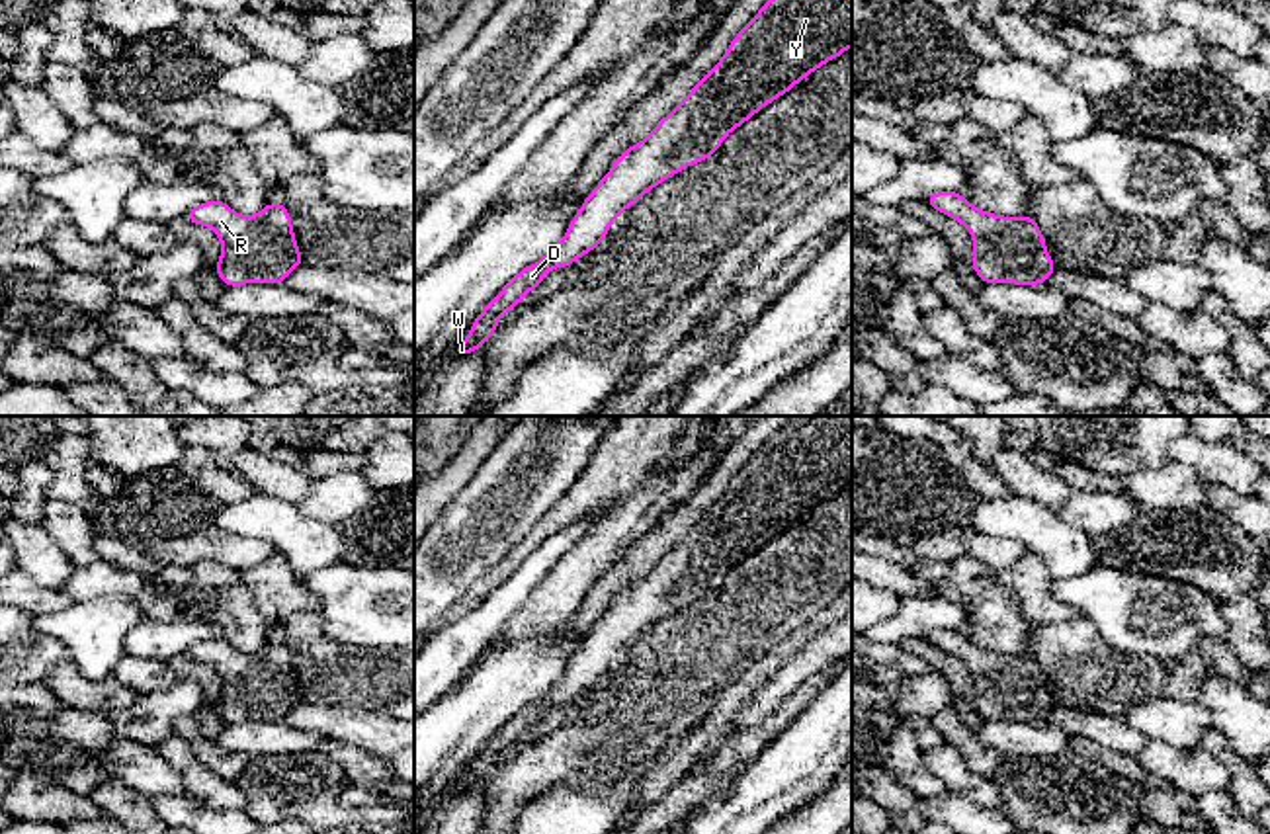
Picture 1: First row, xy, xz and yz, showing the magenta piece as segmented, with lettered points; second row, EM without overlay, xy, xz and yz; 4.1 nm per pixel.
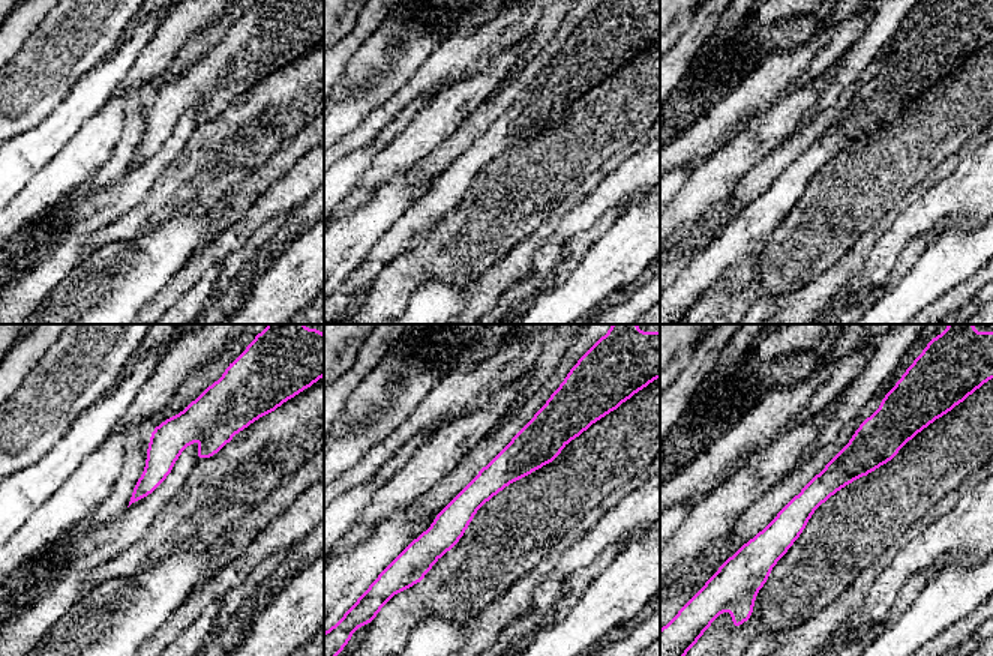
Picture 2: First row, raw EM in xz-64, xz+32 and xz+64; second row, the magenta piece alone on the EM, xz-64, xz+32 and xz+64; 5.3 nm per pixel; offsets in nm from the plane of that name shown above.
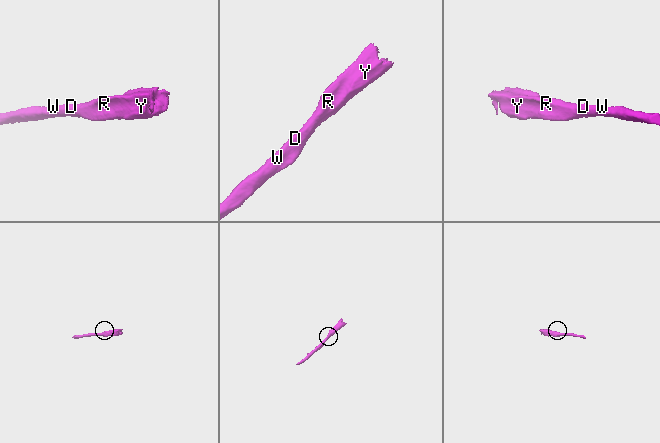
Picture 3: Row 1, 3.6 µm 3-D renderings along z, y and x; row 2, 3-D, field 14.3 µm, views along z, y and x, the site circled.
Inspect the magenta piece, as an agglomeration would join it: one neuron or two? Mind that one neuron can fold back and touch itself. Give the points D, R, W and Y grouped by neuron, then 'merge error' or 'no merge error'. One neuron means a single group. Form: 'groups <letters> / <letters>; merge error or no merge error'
groups D R W Y; no merge error

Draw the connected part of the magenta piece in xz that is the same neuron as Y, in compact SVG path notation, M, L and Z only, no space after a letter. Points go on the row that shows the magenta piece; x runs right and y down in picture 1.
M768 0L760 12L733 37L721 61L692 88L682 104L658 121L637 145L629 146L582 201L563 240L541 262L526 266L473 320L471 332L455 348L455 355L477 352L498 328L498 320L535 289L555 268L567 268L594 250L619 213L635 205L649 189L680 170L715 154L725 137L764 105L789 92L813 70L838 59L852 47L852 0Z

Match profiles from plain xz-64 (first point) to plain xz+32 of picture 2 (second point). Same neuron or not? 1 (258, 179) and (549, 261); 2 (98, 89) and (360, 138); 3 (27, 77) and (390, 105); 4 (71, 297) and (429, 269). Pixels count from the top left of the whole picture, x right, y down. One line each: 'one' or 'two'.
1: two
2: two
3: two
4: two

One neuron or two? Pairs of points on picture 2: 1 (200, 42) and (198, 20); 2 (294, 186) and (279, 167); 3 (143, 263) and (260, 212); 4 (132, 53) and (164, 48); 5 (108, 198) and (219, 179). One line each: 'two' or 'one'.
1: two
2: two
3: two
4: two
5: two

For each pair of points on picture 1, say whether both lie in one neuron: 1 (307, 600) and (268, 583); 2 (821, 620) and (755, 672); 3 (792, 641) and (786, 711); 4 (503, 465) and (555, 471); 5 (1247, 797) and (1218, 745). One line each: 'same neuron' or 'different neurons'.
1: same neuron
2: same neuron
3: different neurons
4: same neuron
5: same neuron

